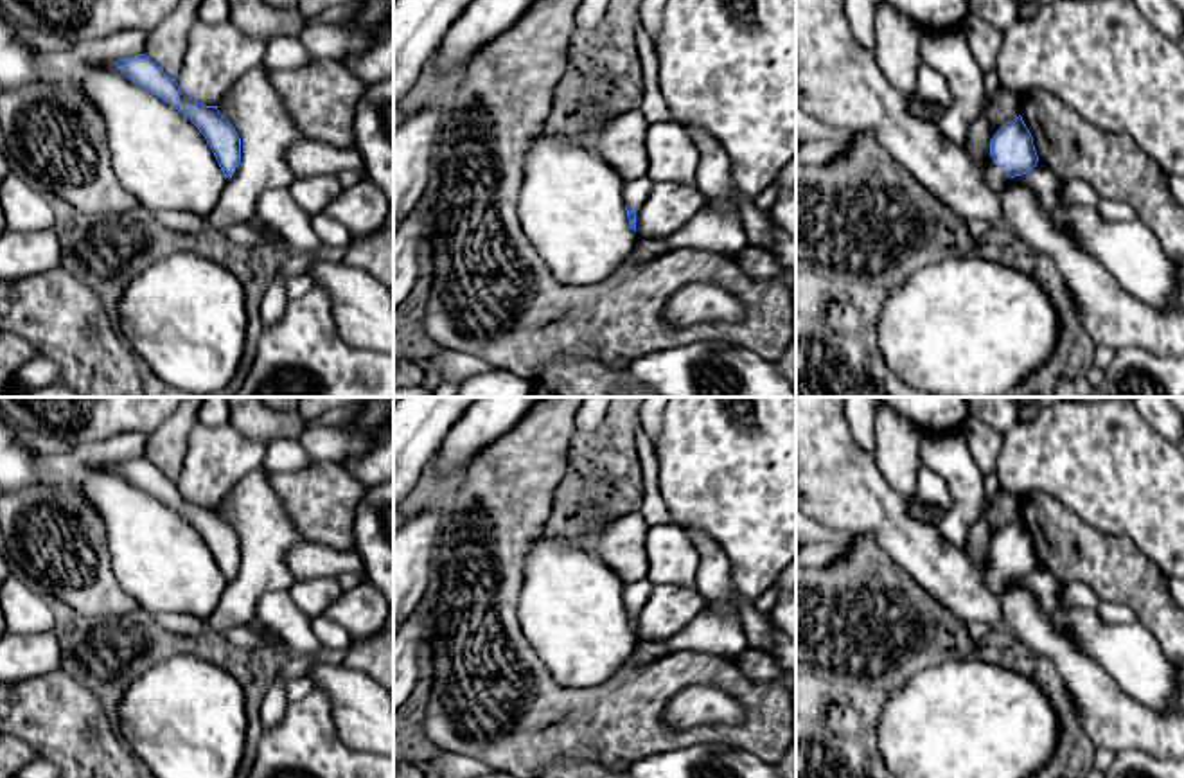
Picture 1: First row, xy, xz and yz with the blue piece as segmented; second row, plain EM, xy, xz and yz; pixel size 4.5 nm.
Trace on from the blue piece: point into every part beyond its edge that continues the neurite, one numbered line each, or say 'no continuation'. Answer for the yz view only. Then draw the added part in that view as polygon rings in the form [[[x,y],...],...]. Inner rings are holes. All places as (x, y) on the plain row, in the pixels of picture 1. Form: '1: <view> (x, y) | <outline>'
1: yz (996, 581) | [[[990,559],[990,561],[988,561],[988,566],[986,566],[986,571],[983,573],[983,582],[985,582],[985,586],[986,586],[992,593],[1001,595],[1001,593],[1006,589],[1010,579],[1008,579],[1008,575],[1006,575],[1003,570],[999,570],[999,568],[994,564],[994,561]]]

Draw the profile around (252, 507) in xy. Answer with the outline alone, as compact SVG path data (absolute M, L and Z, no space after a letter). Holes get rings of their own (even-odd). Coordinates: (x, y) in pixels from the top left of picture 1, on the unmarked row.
M264 467L248 473L221 500L217 512L241 541L241 568L207 618L208 627L226 632L255 618L262 595L295 584L287 553L302 537L269 485Z

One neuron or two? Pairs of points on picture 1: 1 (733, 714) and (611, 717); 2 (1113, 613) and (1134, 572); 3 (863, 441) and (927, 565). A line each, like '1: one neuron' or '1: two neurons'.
1: two neurons
2: two neurons
3: two neurons

